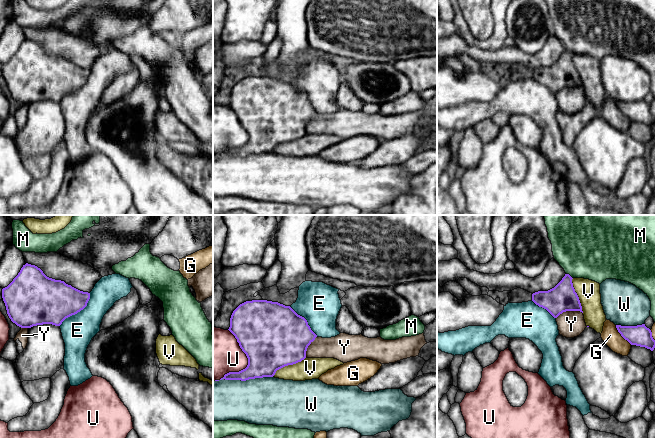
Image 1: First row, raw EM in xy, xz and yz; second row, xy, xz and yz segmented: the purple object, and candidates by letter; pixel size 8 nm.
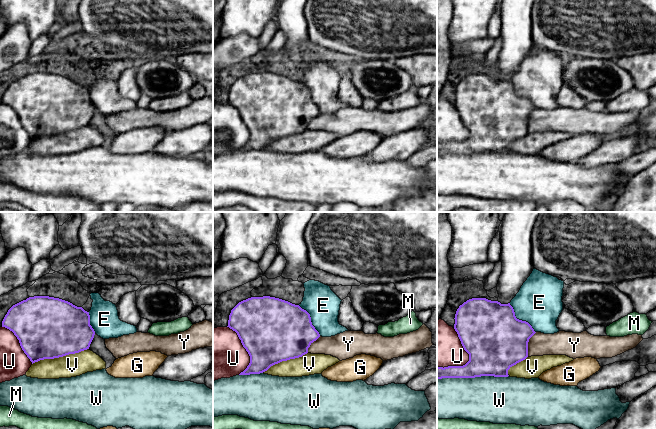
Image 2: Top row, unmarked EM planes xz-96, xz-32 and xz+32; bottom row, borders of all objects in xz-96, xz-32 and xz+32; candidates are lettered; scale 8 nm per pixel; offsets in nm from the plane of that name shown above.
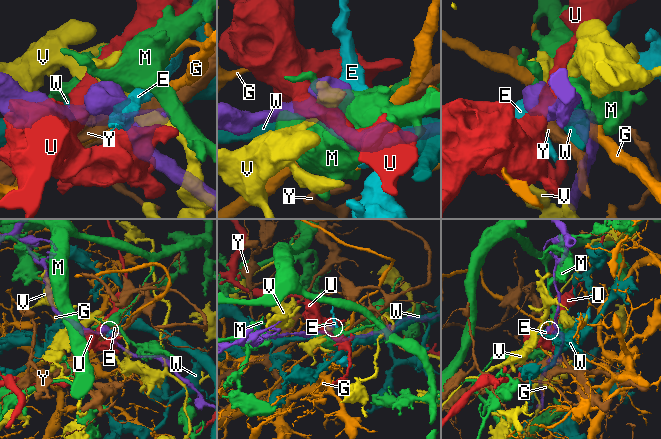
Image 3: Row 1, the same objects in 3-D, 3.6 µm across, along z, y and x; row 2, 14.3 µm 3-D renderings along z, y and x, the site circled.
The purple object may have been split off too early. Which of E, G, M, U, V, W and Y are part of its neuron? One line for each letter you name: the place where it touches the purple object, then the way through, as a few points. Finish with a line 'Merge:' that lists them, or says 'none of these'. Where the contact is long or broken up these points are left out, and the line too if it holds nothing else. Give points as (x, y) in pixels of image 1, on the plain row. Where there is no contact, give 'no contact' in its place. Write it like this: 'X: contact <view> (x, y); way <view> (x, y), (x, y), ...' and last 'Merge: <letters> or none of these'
Merge: none of these

